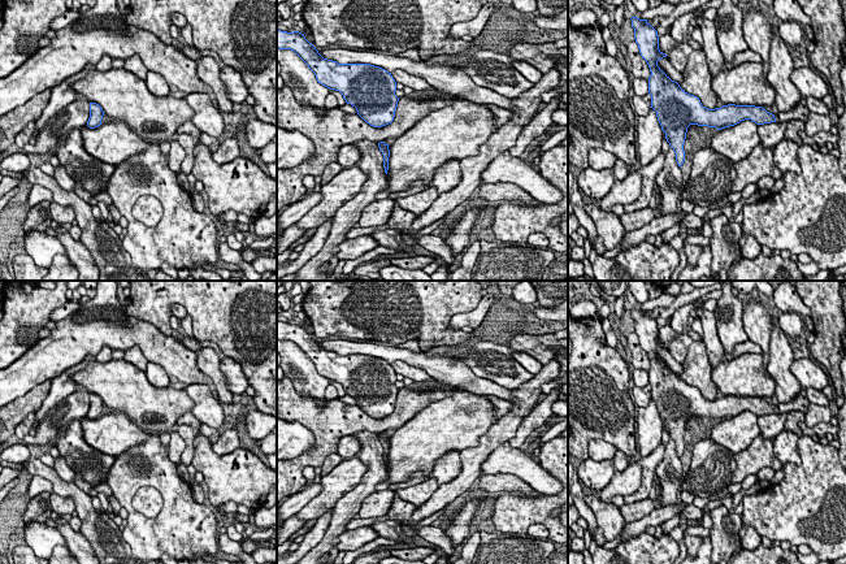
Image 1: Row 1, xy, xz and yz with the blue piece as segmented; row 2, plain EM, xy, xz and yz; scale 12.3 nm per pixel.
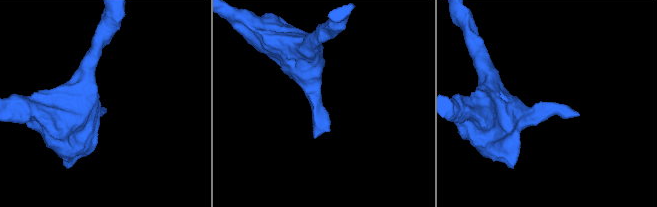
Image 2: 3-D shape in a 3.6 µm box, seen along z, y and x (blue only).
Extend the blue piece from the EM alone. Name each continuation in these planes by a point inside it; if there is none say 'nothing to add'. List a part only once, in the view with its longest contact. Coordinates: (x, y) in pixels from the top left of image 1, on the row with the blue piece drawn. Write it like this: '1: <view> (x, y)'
1: yz (801, 111)

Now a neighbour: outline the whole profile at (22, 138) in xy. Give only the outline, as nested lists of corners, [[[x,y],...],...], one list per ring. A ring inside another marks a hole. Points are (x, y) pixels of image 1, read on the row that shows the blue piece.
[[[29,122],[25,129],[22,129],[17,135],[14,143],[17,147],[23,148],[29,144],[30,138],[36,133],[35,122]]]

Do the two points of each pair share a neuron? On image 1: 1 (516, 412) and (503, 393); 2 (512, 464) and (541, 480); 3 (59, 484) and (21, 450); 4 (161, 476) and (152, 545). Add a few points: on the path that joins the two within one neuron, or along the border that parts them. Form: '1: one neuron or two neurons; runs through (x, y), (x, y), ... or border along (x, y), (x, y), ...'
1: two neurons; border along (511, 390), (511, 395), (516, 400)
2: one neuron; runs through (519, 464), (534, 474)
3: two neurons; border along (13, 461), (25, 463)
4: one neuron; runs through (170, 493), (170, 525), (168, 528)

